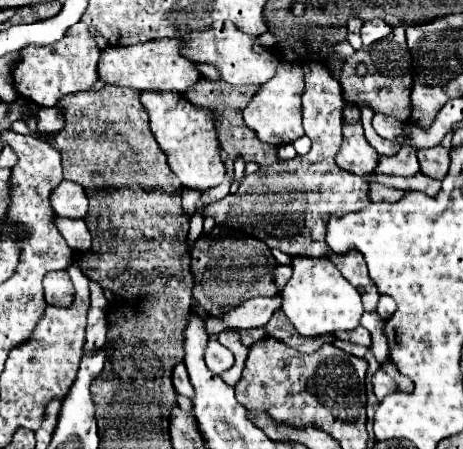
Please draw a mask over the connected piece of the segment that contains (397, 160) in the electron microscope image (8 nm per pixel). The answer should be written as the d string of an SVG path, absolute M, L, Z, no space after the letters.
M402 145L402 151L394 157L379 156L378 167L374 173L380 175L398 175L398 177L412 177L418 173L418 159L416 151L408 145Z

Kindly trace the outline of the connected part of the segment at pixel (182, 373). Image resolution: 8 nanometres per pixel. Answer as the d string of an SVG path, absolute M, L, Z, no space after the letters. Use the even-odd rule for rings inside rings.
M178 363L174 367L174 371L172 371L172 383L174 383L176 393L186 395L186 397L192 397L192 385L190 385L190 379L188 379L186 365L184 363Z

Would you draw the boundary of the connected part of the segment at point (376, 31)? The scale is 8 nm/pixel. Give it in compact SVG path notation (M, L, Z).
M372 19L365 22L360 29L360 35L362 35L362 43L364 45L370 45L374 41L379 41L386 35L390 34L392 27L386 25L381 19Z

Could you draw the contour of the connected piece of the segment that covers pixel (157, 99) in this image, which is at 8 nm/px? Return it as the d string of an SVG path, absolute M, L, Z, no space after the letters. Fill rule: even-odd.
M148 91L140 95L140 101L150 117L150 131L160 149L164 149L172 173L184 187L204 191L220 185L224 179L224 163L220 157L216 113L206 107L198 107L186 99L184 93L160 93Z

